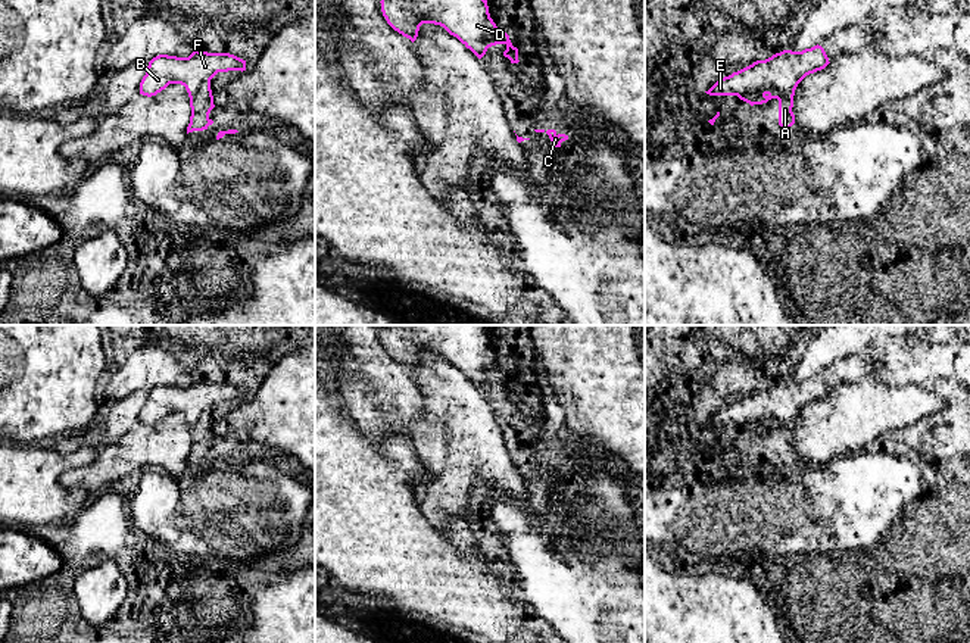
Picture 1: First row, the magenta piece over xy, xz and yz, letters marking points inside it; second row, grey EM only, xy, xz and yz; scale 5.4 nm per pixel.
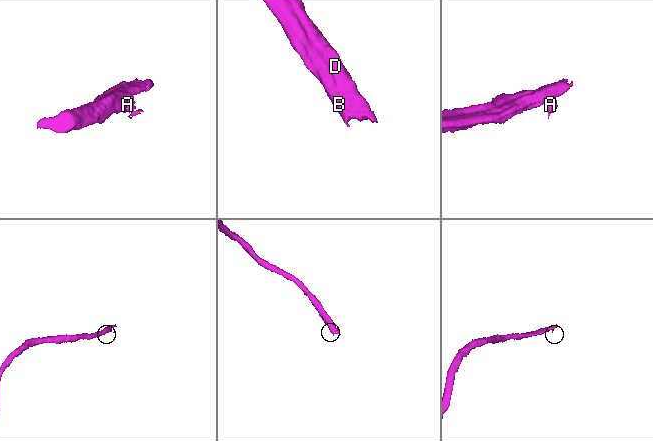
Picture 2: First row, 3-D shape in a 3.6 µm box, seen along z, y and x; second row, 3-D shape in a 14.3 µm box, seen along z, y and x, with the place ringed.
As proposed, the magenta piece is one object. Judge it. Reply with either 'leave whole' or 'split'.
leave whole

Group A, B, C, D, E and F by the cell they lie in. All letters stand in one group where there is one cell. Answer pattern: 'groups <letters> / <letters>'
groups A B C D E F

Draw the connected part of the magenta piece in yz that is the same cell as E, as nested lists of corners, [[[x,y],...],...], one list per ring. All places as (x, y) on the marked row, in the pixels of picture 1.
[[[818,44],[802,51],[783,50],[718,79],[705,93],[709,96],[737,96],[751,106],[777,99],[779,125],[789,132],[795,124],[792,107],[798,84],[829,63],[824,49]]]

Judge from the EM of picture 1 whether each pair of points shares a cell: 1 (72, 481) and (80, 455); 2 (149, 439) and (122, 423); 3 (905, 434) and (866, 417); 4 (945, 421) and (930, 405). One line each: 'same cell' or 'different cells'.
1: different cells
2: different cells
3: different cells
4: different cells

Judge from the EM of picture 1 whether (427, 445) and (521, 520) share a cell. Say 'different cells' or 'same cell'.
different cells

